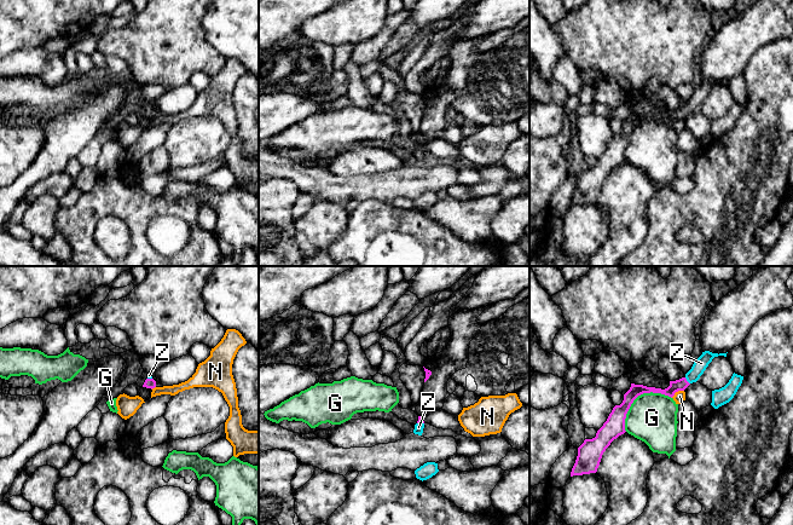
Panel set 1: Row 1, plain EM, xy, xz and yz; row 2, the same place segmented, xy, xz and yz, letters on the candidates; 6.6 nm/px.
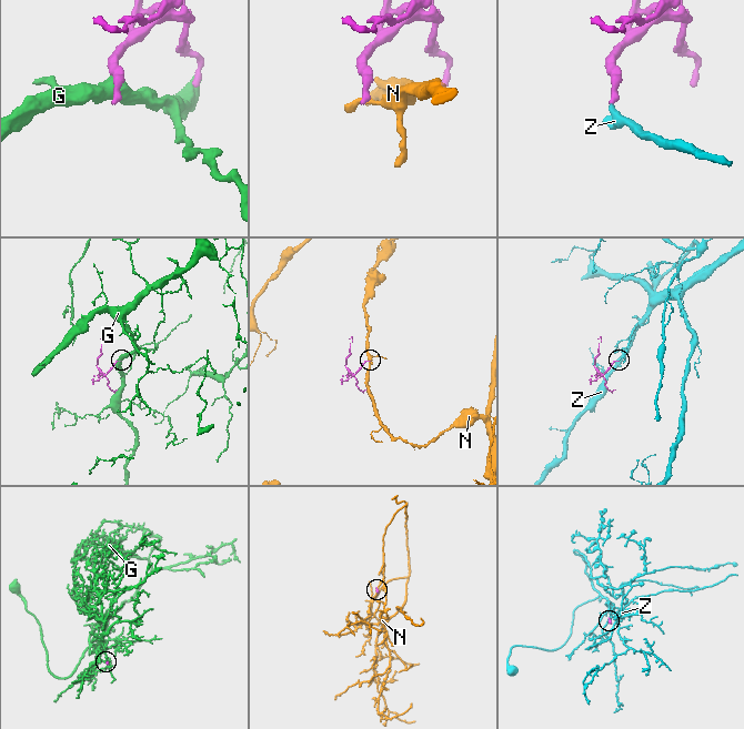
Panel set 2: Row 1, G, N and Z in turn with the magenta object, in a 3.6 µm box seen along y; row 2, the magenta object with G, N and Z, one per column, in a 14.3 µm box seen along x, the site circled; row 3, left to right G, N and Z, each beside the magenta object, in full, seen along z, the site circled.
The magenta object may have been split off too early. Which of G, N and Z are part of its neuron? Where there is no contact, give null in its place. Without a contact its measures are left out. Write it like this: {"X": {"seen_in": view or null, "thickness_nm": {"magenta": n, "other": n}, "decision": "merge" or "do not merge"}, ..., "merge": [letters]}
{"G": {"seen_in": "yz", "thickness_nm": {"magenta": 130, "other": 320}, "decision": "do not merge"}, "N": {"seen_in": "yz", "thickness_nm": {"magenta": 80, "other": 70}, "decision": "do not merge"}, "Z": {"seen_in": "yz", "thickness_nm": {"magenta": 80, "other": 90}, "decision": "merge"}, "merge": ["Z"]}

